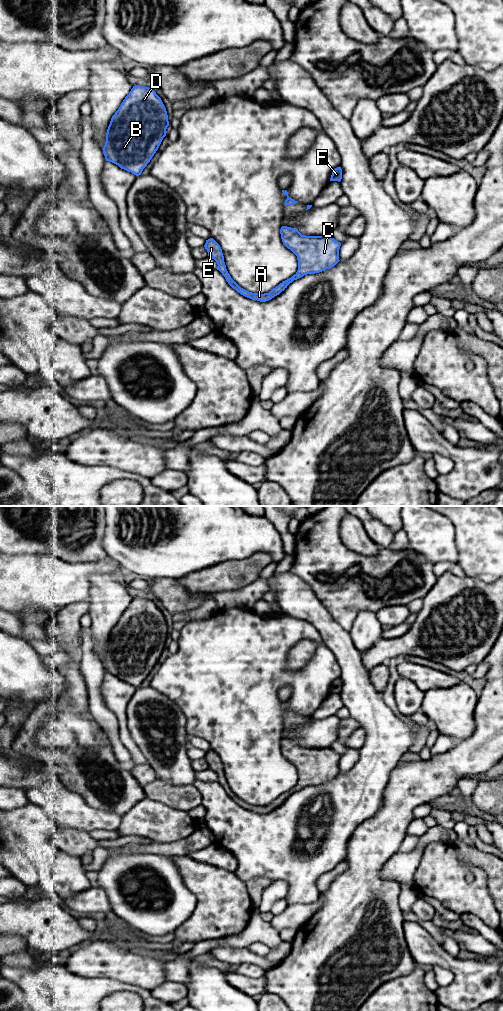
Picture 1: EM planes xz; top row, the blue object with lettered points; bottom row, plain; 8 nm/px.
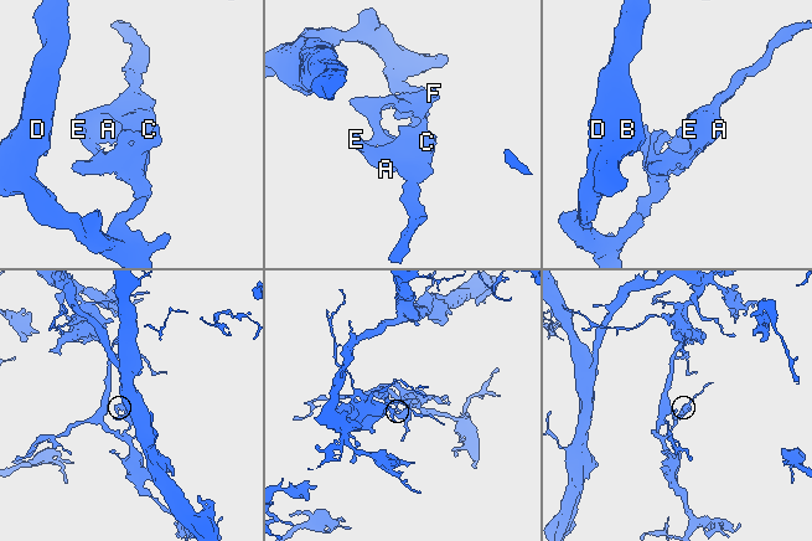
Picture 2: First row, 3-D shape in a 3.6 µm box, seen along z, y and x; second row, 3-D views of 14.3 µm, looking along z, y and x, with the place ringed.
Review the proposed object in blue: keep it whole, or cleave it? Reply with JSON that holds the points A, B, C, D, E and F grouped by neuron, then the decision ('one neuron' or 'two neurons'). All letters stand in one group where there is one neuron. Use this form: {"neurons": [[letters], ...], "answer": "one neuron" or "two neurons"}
{"neurons": [["A", "B", "C", "D", "E", "F"]], "answer": "one neuron"}

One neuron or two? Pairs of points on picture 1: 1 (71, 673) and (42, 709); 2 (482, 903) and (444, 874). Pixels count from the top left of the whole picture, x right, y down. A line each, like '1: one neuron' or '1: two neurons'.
1: one neuron
2: one neuron

